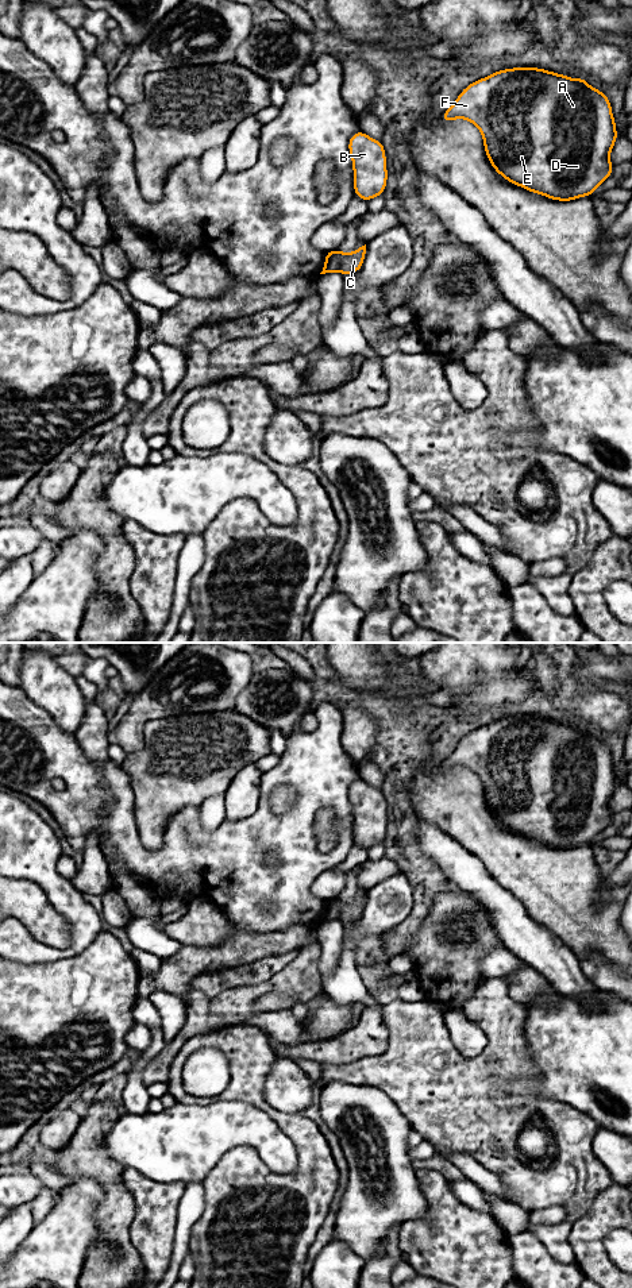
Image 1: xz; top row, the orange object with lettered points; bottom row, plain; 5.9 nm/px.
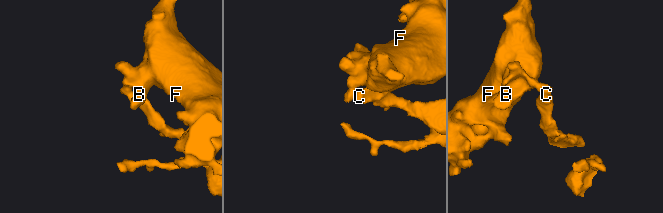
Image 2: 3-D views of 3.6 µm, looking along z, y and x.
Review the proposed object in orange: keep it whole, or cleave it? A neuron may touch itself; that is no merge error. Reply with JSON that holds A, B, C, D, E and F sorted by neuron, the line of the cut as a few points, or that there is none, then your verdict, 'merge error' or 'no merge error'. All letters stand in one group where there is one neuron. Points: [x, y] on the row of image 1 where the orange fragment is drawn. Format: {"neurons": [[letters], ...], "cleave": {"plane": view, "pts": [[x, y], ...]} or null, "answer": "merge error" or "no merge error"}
{"neurons": [["A", "B", "D", "E", "F"], ["C"]], "cleave": {"plane": "xz", "pts": [[340, 251], [338, 270]]}, "answer": "merge error"}

